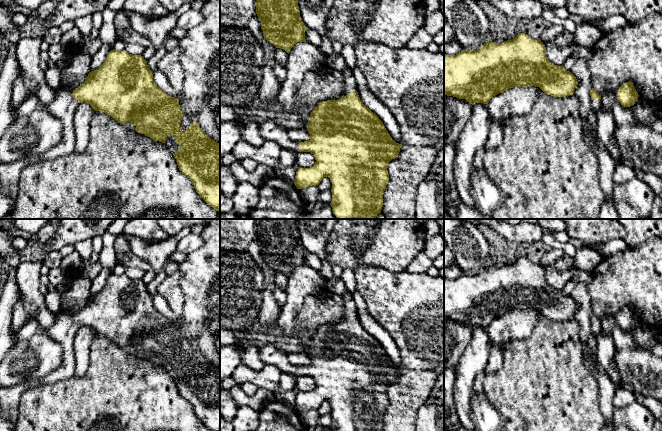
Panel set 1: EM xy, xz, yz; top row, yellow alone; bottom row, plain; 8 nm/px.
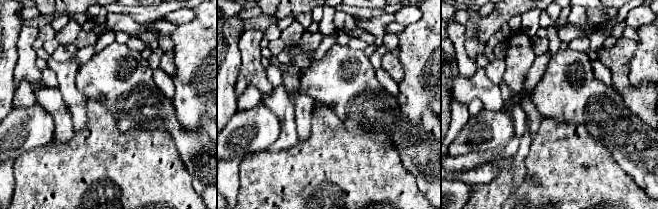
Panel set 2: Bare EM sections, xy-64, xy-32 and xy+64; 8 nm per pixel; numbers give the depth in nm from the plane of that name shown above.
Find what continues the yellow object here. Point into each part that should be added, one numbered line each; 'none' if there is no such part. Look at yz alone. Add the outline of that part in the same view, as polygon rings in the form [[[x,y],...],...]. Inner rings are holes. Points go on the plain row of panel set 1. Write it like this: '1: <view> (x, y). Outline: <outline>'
1: yz (596, 329). Outline: [[[592,324],[591,330],[593,335],[600,335],[602,331],[602,324]]]

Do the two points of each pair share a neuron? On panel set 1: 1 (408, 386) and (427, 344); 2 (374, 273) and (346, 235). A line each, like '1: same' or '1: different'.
1: different
2: different

